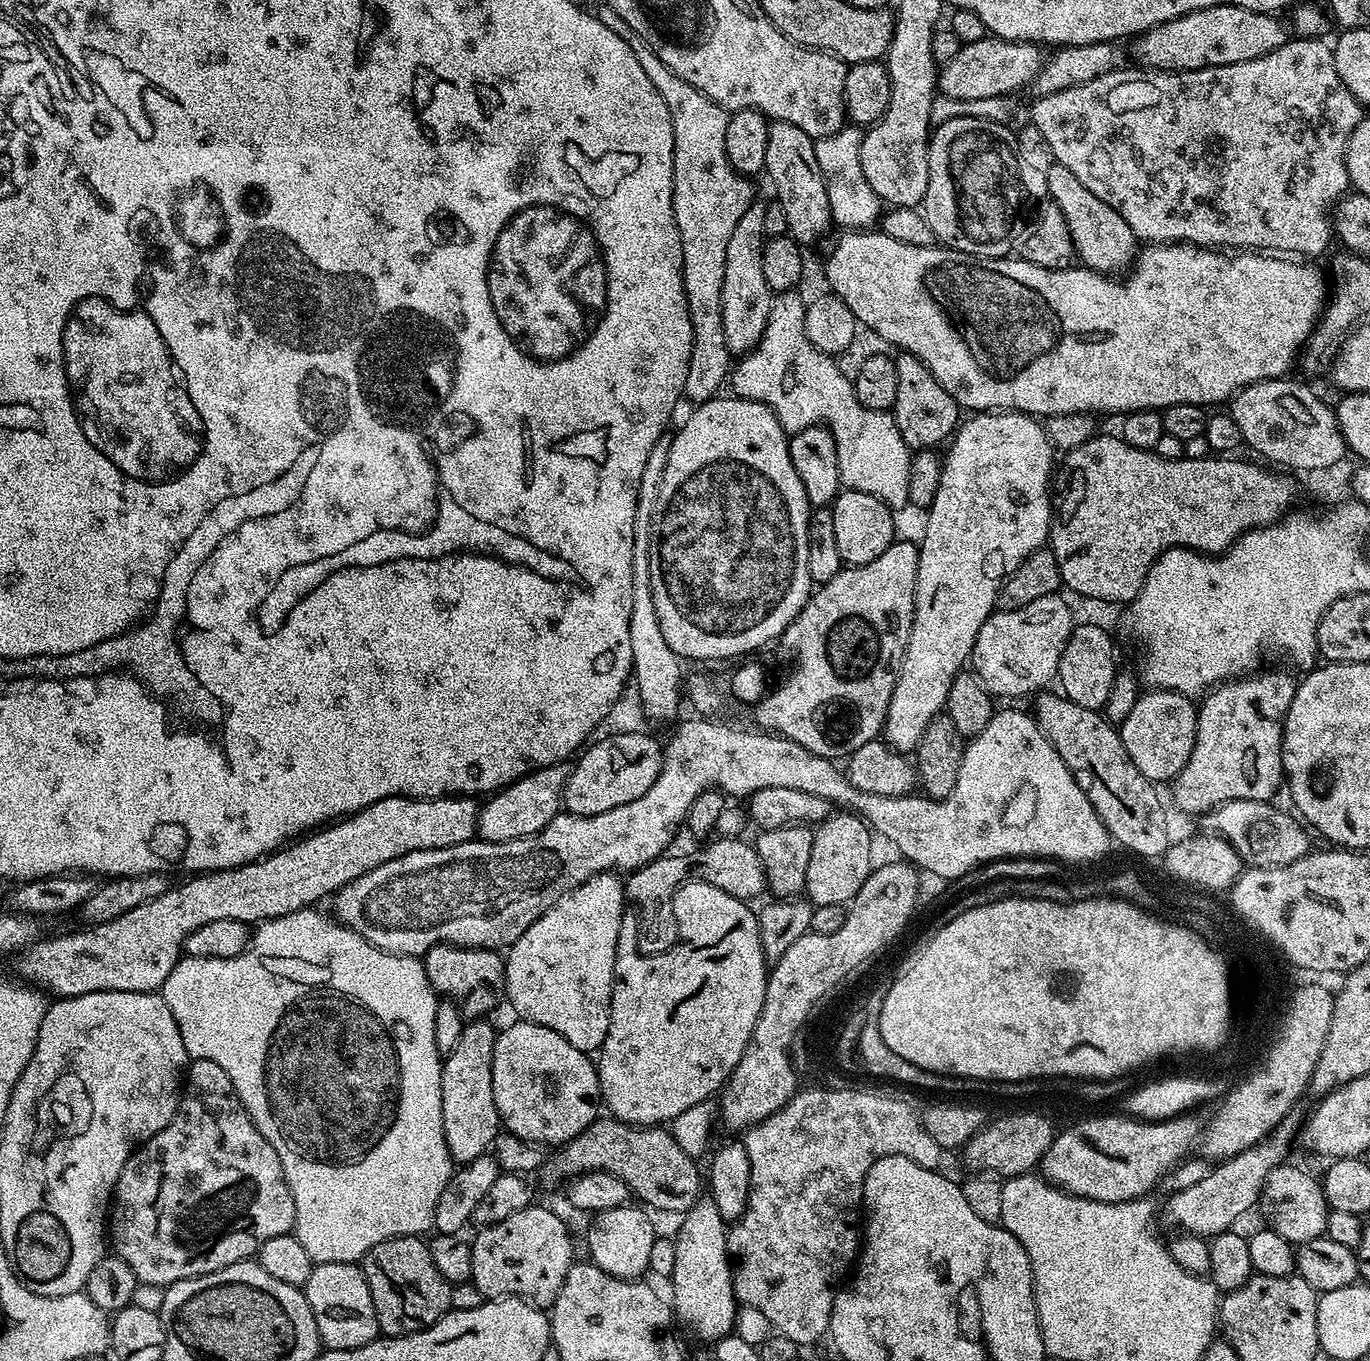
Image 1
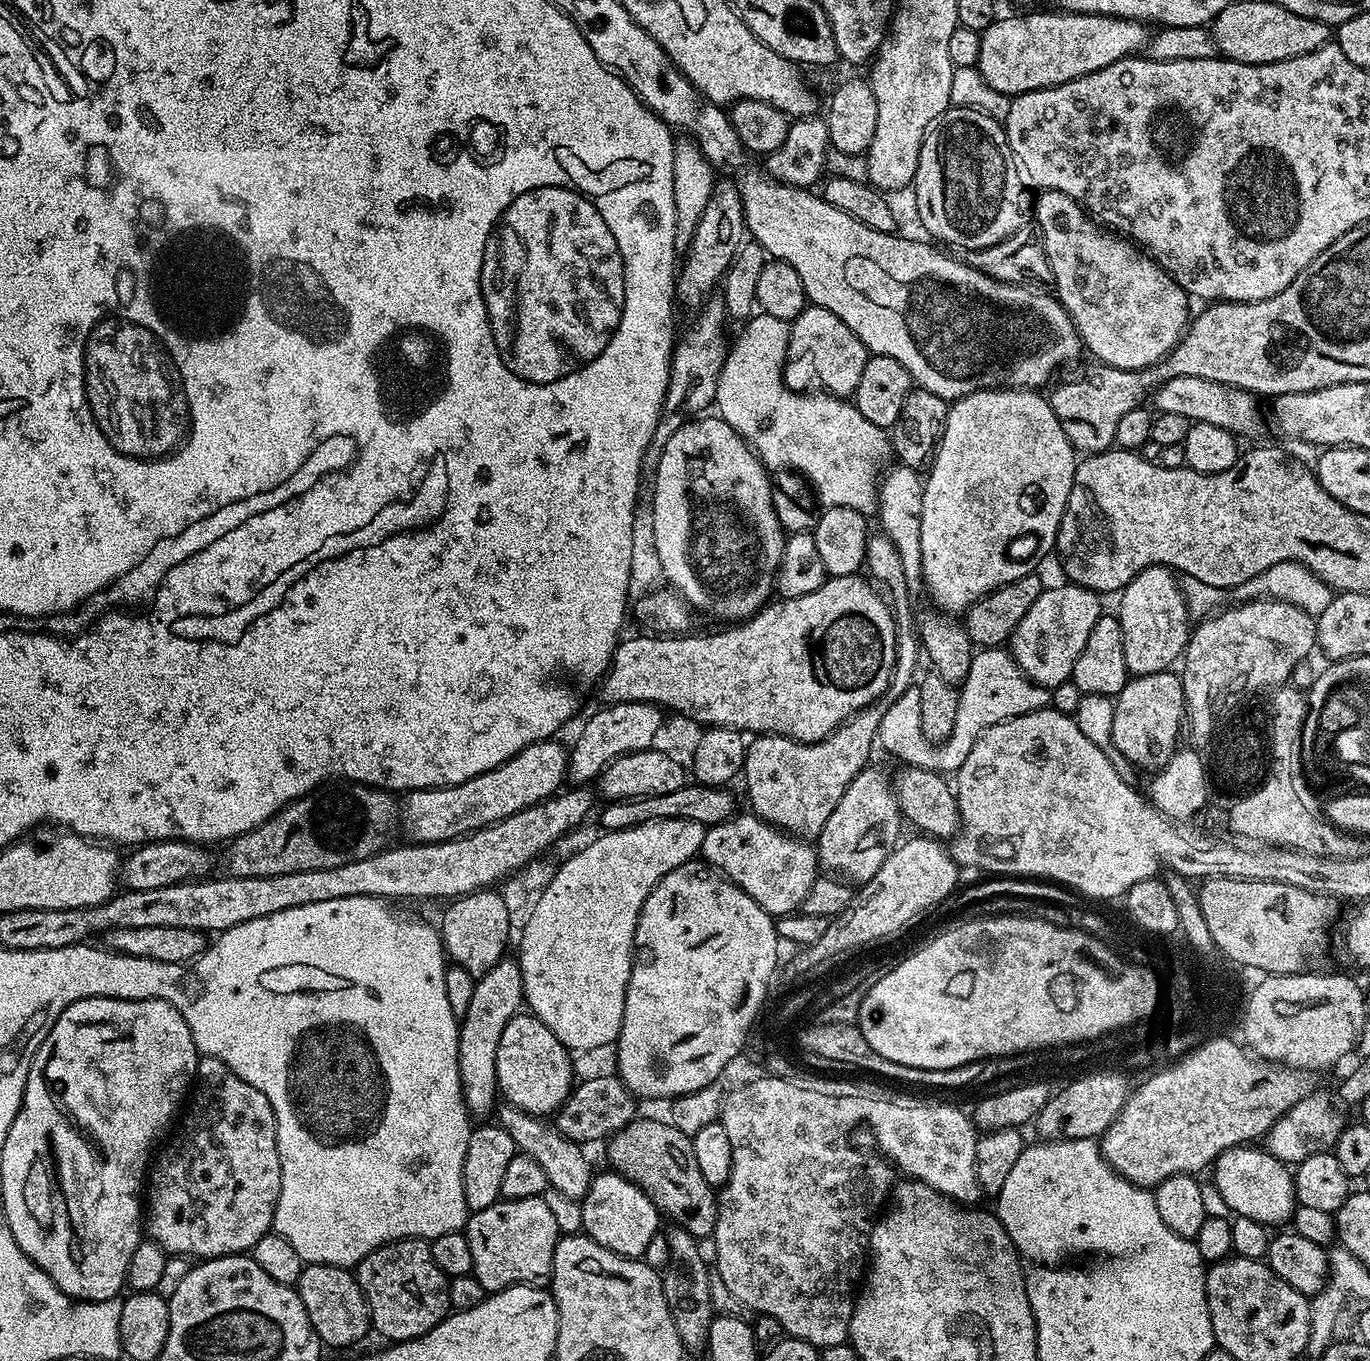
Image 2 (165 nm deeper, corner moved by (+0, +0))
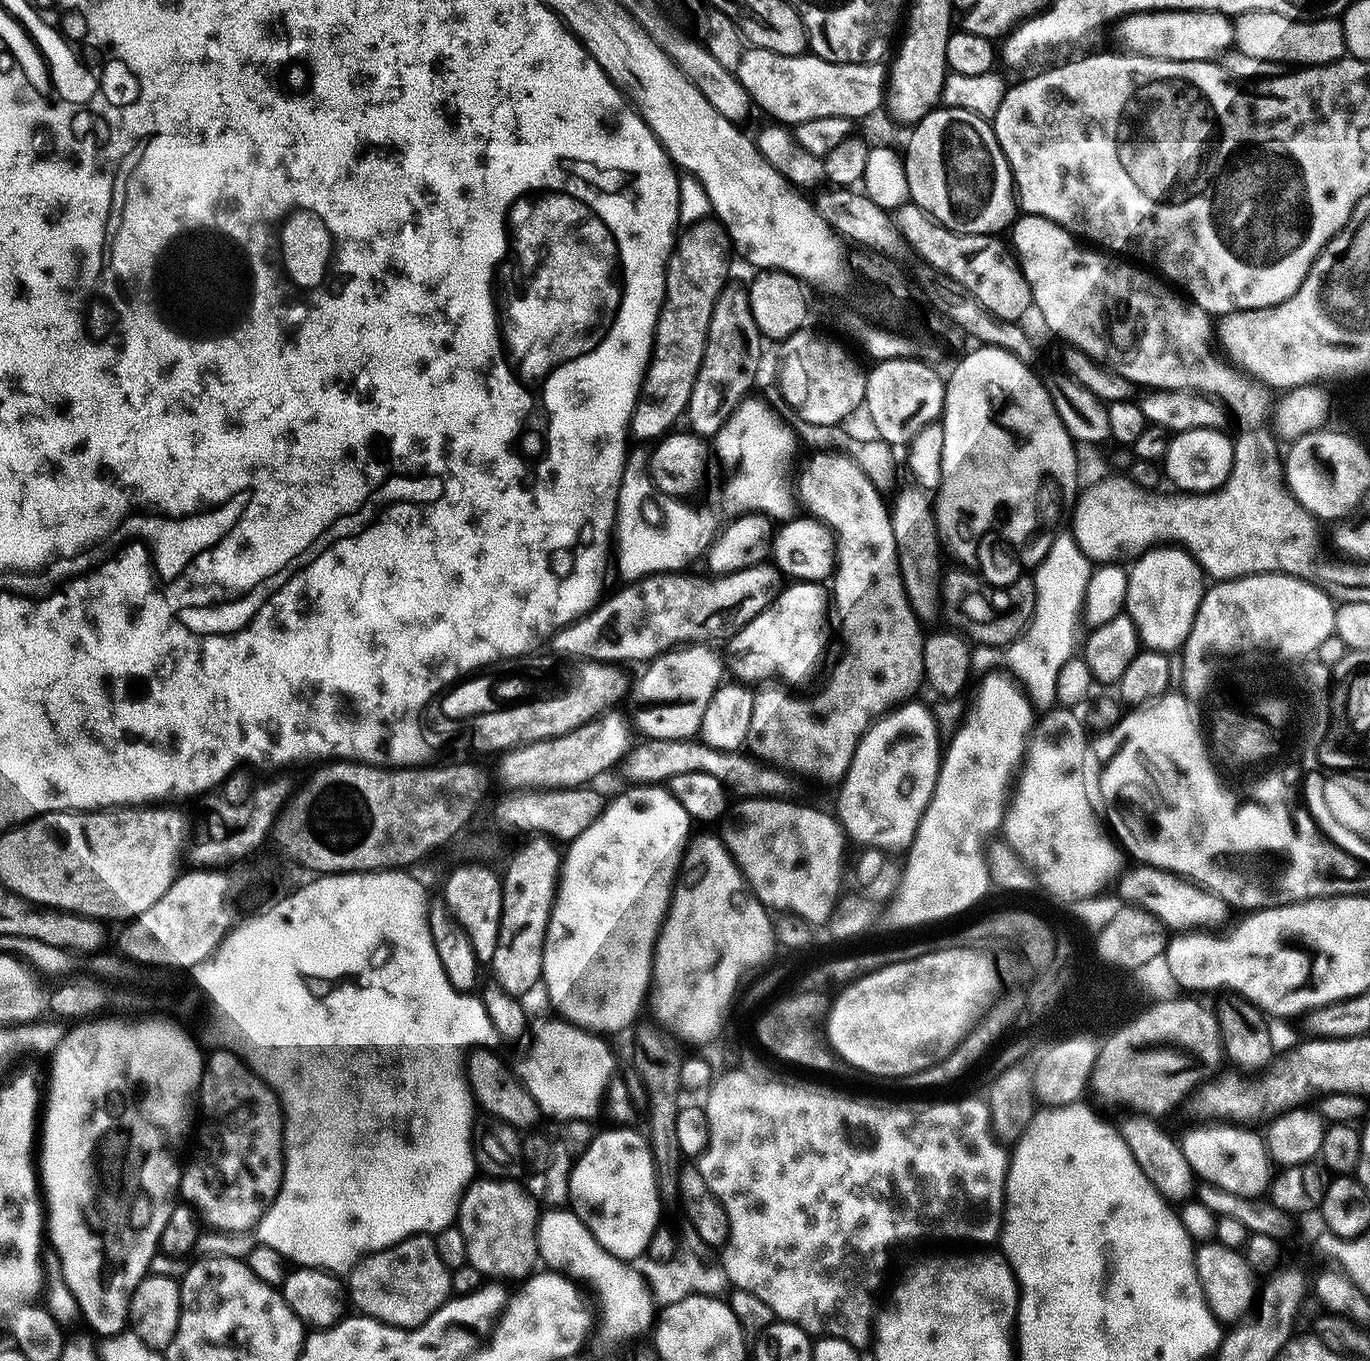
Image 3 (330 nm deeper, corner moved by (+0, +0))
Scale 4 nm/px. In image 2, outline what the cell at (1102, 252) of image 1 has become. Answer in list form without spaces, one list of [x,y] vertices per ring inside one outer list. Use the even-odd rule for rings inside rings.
[[[1043,190],[1037,196],[1040,197],[1036,200],[1034,224],[1044,241],[1044,253],[1052,271],[1051,283],[1056,284],[1054,295],[1067,310],[1080,335],[1081,345],[1108,364],[1104,366],[1120,368],[1123,372],[1139,372],[1163,360],[1179,343],[1190,323],[1190,297],[1184,287],[1131,239],[1109,230],[1089,216],[1074,198],[1058,190]]]

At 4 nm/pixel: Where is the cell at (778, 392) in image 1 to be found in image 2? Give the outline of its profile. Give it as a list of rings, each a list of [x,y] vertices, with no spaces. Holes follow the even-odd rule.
[[[757,311],[755,314],[749,316],[747,320],[743,321],[741,328],[744,329],[737,336],[735,333],[734,339],[731,341],[728,357],[722,366],[722,374],[718,378],[718,390],[716,391],[714,408],[720,419],[725,420],[749,444],[753,452],[759,456],[765,468],[769,470],[791,470],[800,473],[812,485],[817,501],[824,508],[849,508],[850,510],[858,510],[866,518],[871,517],[871,512],[873,515],[877,511],[882,473],[889,467],[890,461],[894,456],[889,433],[885,429],[874,426],[874,422],[862,418],[862,414],[856,409],[855,403],[849,402],[847,399],[829,395],[825,391],[813,391],[811,394],[808,392],[796,392],[784,384],[784,361],[787,358],[787,348],[791,338],[789,321],[782,318],[774,318],[770,314]]]

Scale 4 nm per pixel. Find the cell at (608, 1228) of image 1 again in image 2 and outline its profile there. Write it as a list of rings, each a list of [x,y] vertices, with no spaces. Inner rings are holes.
[[[615,1170],[607,1171],[601,1176],[600,1173],[593,1175],[588,1192],[579,1201],[583,1235],[619,1256],[643,1257],[646,1246],[650,1246],[650,1238],[654,1238],[654,1234],[661,1227],[661,1213],[656,1211],[652,1199],[634,1182],[630,1182]]]

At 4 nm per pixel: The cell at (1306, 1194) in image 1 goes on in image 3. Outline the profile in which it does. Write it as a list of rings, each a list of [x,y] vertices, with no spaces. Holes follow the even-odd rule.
[[[1228,1122],[1213,1123],[1213,1128],[1196,1128],[1182,1139],[1186,1162],[1205,1184],[1212,1184],[1230,1194],[1260,1198],[1269,1191],[1274,1179],[1274,1164],[1268,1155],[1263,1135],[1251,1132],[1248,1126],[1233,1126]]]

